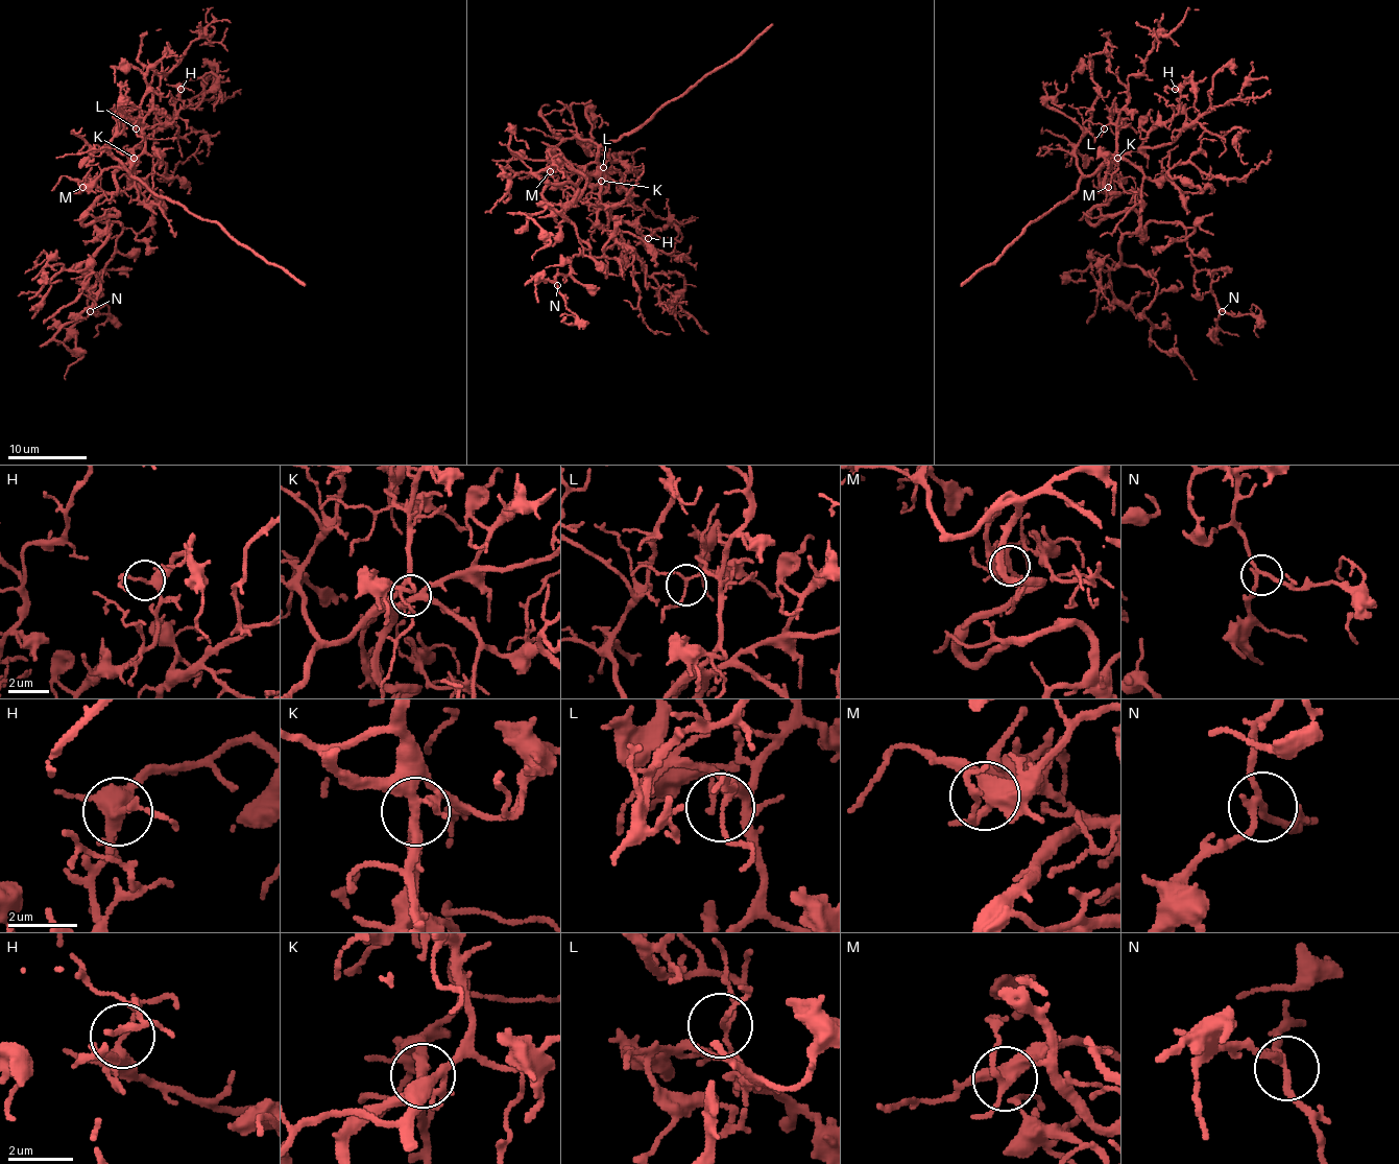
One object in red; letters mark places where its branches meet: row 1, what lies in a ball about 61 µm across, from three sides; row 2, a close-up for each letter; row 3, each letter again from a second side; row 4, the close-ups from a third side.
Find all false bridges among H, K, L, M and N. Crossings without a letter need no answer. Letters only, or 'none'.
none

